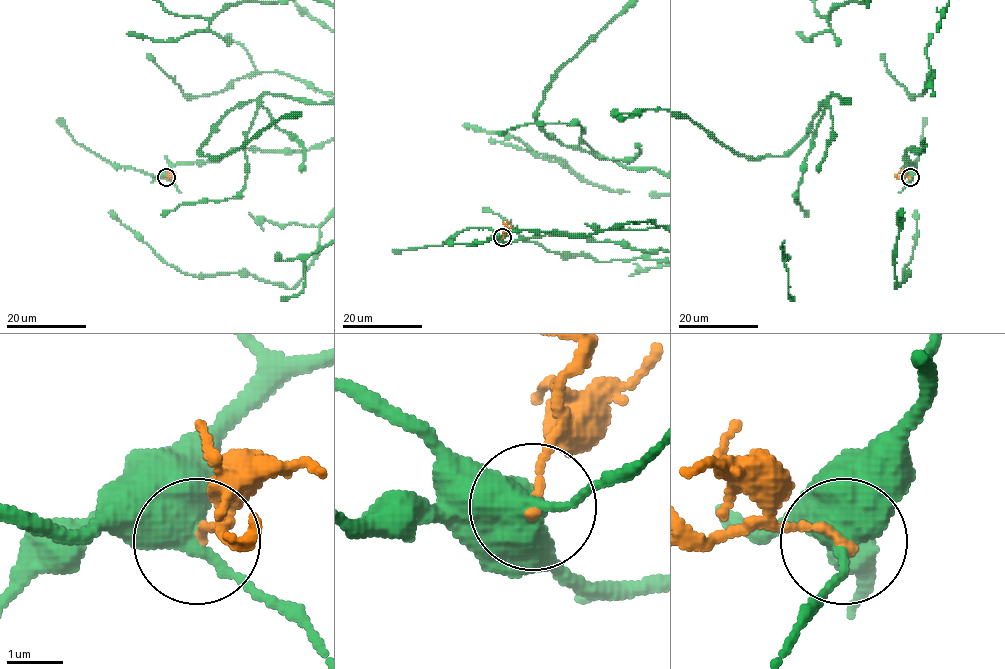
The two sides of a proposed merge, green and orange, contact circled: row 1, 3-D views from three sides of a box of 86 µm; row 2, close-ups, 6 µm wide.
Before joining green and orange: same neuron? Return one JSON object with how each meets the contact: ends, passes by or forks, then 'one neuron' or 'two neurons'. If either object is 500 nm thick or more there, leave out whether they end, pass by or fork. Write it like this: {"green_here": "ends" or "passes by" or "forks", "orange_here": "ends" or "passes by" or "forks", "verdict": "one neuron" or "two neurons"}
{"verdict": "two neurons"}

